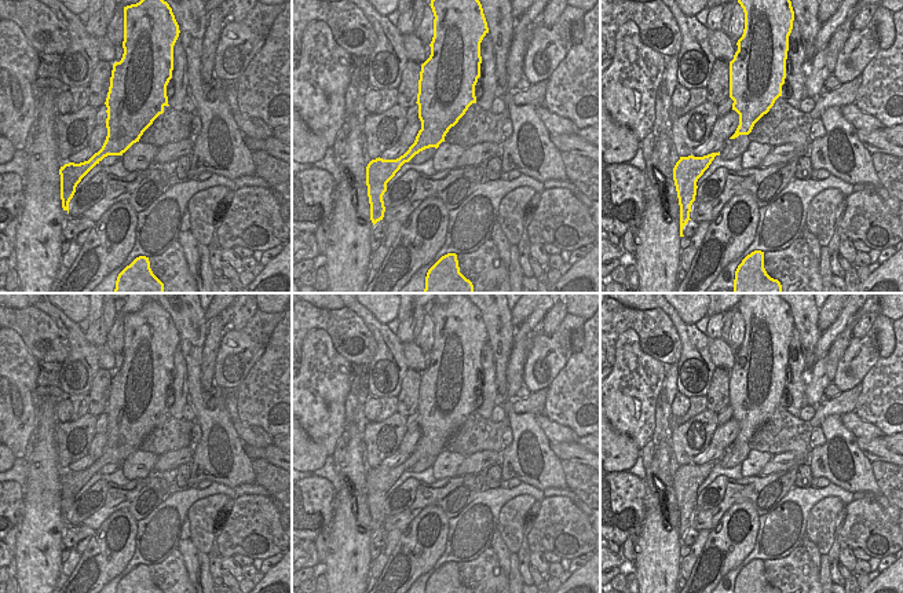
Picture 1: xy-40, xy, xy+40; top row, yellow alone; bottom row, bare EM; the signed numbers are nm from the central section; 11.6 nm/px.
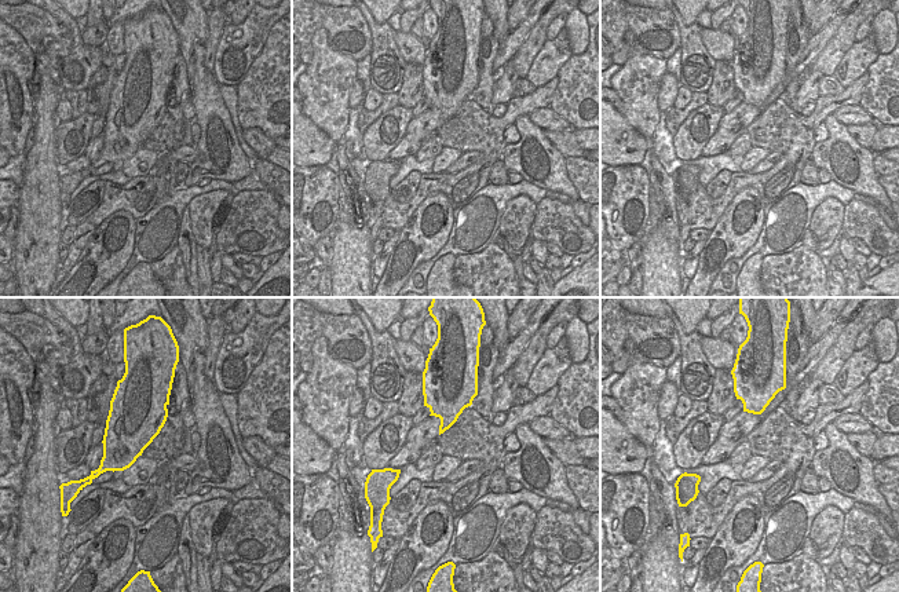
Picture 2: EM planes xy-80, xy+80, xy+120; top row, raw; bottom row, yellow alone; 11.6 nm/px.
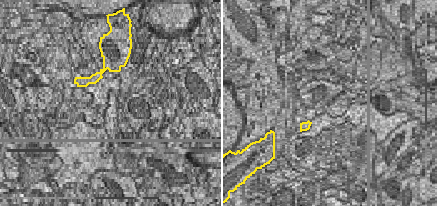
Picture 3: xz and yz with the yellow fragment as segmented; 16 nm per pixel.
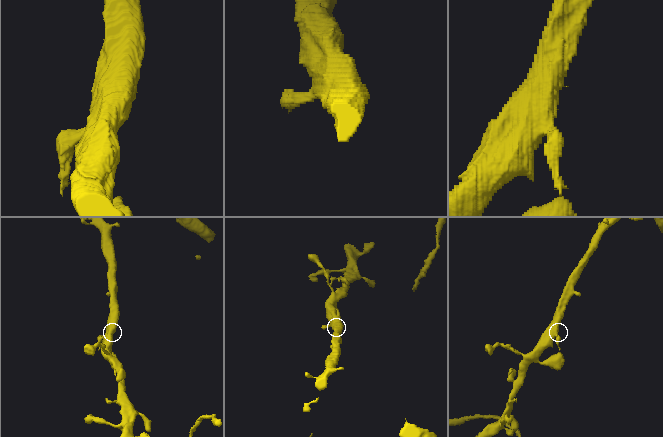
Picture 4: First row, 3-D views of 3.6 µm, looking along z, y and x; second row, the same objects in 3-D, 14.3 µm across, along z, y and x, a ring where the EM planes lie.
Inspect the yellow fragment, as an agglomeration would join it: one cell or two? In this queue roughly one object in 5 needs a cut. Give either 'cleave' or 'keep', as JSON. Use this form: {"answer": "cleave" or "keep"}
{"answer": "keep"}

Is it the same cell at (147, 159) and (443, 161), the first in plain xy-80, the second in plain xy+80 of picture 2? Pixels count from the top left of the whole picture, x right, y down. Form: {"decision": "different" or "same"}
{"decision": "same"}

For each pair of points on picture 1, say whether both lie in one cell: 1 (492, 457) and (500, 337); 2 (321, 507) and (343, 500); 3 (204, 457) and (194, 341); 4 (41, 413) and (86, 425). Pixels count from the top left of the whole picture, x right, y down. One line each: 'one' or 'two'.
1: two
2: two
3: one
4: two

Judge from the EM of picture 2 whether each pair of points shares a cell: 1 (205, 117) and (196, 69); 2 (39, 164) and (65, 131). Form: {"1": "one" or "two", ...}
{"1": "one", "2": "two"}

